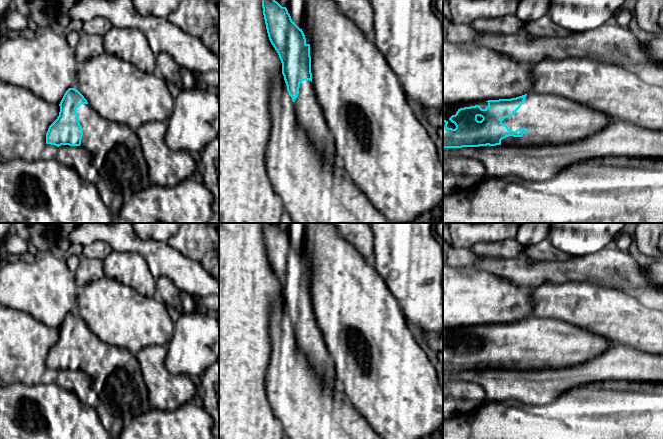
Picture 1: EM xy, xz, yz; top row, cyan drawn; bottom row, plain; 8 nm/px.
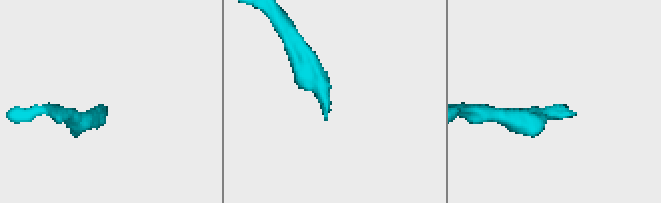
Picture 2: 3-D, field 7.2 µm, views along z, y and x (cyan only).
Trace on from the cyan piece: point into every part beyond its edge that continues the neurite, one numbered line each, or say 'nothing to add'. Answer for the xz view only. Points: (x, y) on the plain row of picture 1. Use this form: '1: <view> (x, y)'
1: xz (309, 337)

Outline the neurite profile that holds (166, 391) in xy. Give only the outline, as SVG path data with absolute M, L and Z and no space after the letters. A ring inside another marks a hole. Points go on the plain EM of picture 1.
M152 345L141 349L136 358L148 390L151 407L158 410L175 410L185 403L193 402L198 388L191 377L171 374L165 366L167 349Z

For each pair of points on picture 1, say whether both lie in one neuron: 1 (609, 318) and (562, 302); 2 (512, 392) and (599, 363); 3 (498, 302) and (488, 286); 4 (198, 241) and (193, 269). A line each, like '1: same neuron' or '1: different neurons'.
1: same neuron
2: same neuron
3: same neuron
4: different neurons

